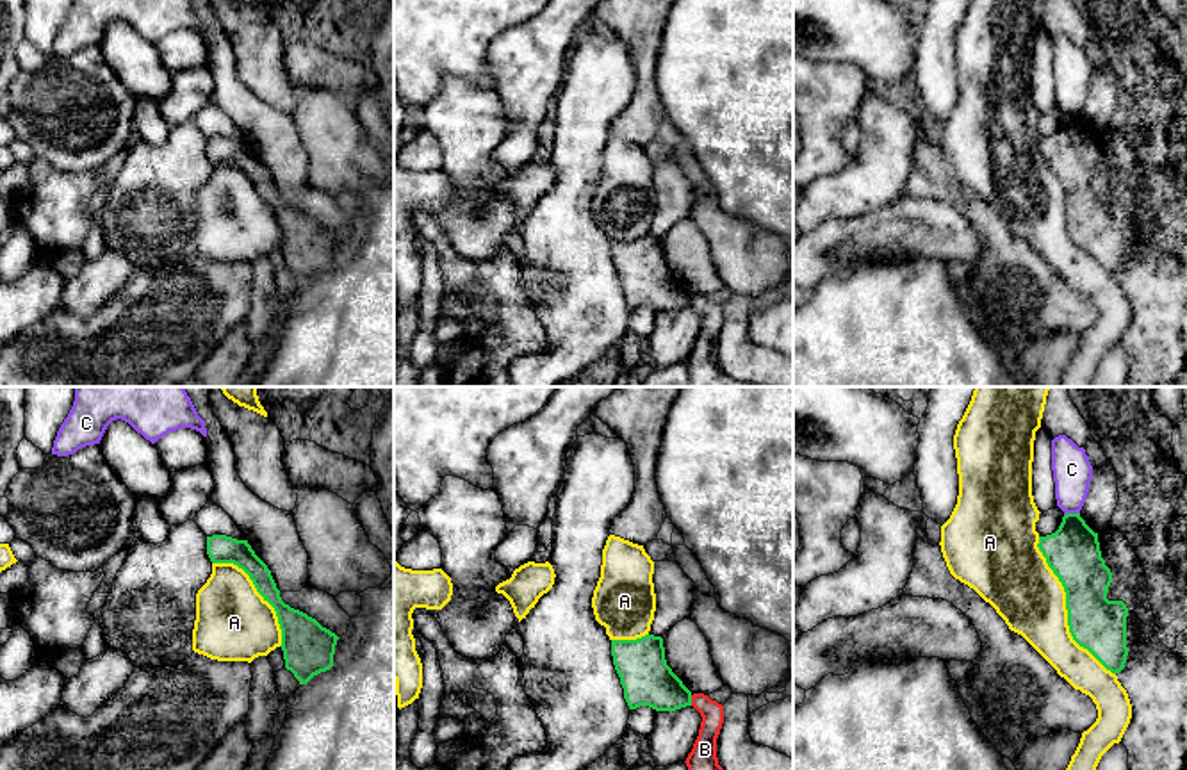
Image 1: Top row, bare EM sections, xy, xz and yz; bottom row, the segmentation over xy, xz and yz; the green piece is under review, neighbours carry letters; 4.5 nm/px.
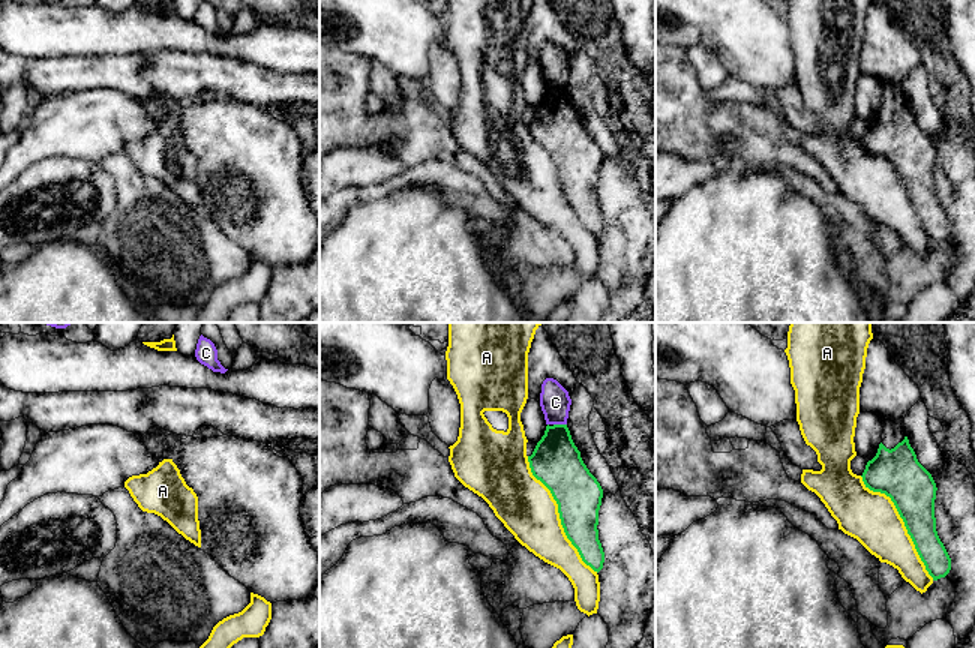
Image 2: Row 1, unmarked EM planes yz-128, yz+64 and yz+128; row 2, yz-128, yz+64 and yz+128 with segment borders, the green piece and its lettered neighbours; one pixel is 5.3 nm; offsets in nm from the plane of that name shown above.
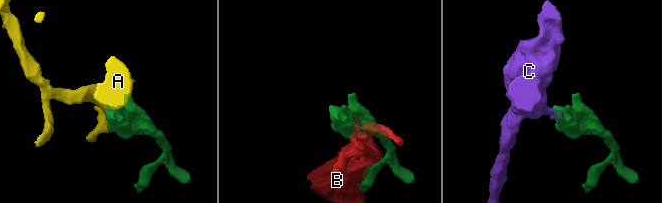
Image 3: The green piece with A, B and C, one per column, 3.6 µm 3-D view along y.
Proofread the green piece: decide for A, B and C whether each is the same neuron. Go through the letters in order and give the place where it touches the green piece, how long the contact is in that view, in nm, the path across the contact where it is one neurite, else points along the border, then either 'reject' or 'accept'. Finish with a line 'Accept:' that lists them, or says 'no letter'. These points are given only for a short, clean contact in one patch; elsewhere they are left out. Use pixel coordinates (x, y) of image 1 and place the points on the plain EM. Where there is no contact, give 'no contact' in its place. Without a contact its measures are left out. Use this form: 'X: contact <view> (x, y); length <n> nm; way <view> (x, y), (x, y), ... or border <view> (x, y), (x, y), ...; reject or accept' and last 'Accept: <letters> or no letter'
A: contact yz (1066, 209); length 700 nm; reject
B: contact xz (690, 302); length 50 nm; reject
C: contact yz (1072, 114); length 70 nm; border yz (1079, 113), (1064, 116); reject
Accept: no letter

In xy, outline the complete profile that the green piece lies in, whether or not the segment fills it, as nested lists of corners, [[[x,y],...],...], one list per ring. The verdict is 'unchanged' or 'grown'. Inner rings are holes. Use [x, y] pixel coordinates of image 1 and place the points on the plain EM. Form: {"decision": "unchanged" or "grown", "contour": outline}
{"decision": "unchanged", "contour": [[[226,135],[207,137],[207,155],[212,164],[233,164],[242,169],[264,201],[274,209],[282,230],[280,248],[285,269],[294,274],[299,285],[307,285],[314,276],[333,267],[339,237],[282,201],[271,171],[255,155],[248,141]]]}

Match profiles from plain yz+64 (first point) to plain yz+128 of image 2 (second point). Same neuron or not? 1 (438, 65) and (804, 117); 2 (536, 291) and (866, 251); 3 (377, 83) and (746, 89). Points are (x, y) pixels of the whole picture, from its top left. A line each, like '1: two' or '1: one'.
1: one
2: two
3: two

